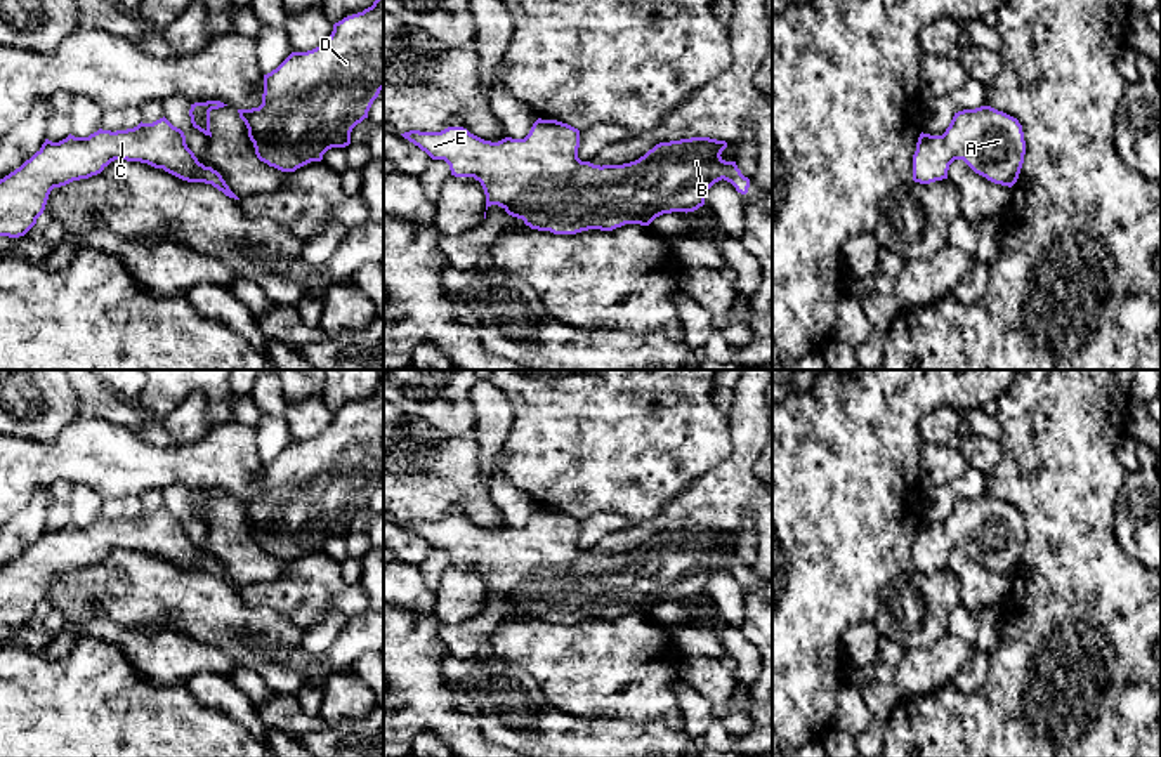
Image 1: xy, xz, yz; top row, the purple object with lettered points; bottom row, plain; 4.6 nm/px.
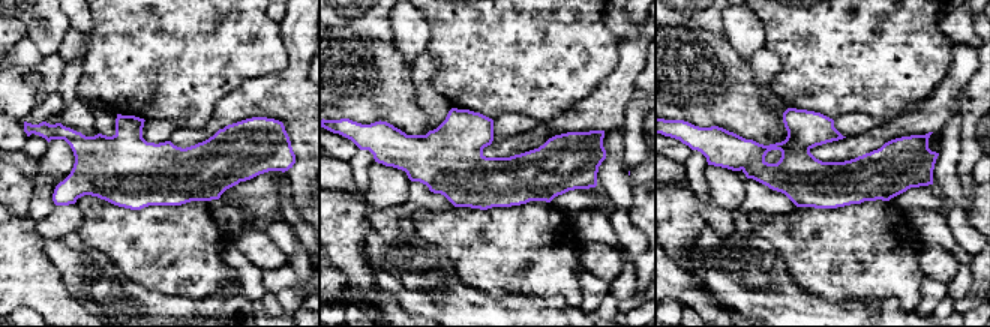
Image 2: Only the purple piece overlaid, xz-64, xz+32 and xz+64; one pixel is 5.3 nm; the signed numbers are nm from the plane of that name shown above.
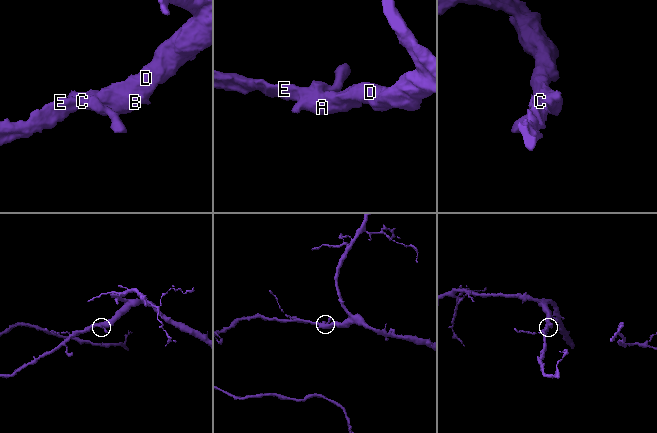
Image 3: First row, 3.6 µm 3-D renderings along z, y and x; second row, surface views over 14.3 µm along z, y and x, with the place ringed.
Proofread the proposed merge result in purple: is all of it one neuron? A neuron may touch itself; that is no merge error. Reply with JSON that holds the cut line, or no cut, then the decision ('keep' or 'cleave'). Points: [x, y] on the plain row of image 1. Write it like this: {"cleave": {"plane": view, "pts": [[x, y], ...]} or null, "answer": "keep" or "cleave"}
{"cleave": null, "answer": "keep"}

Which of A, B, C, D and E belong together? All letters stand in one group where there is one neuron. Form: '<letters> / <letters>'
A B C D E

